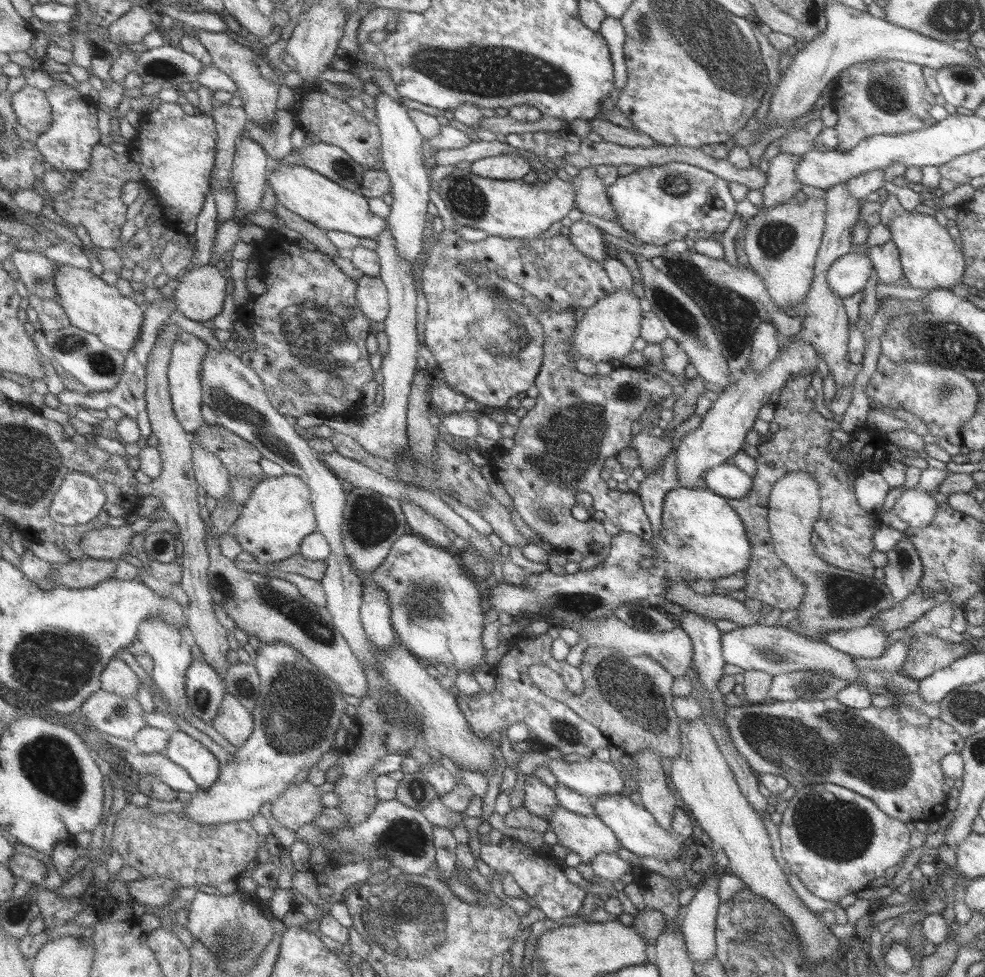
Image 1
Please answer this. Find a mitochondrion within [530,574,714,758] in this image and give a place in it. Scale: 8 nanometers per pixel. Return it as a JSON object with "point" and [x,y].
{"point":[629,689]}

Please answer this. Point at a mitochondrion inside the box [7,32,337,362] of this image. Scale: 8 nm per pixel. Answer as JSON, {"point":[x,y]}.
{"point":[163,69]}

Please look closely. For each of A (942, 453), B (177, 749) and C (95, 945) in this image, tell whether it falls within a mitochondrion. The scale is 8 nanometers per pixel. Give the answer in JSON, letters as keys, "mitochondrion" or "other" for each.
{"A":"other","B":"other","C":"other"}

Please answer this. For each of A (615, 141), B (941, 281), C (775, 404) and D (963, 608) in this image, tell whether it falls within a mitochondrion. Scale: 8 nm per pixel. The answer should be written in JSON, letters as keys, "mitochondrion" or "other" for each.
{"A":"other","B":"other","C":"other","D":"other"}

